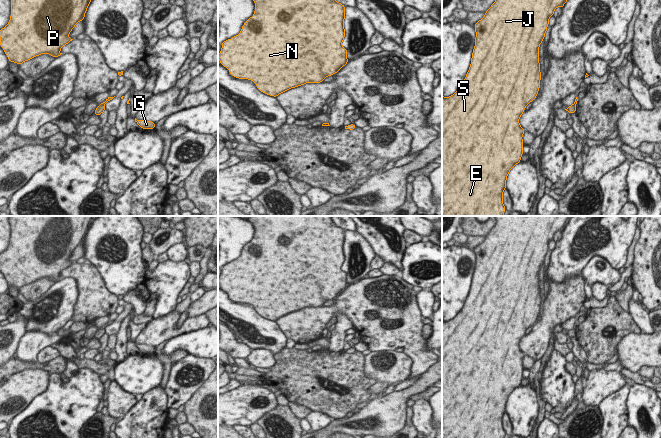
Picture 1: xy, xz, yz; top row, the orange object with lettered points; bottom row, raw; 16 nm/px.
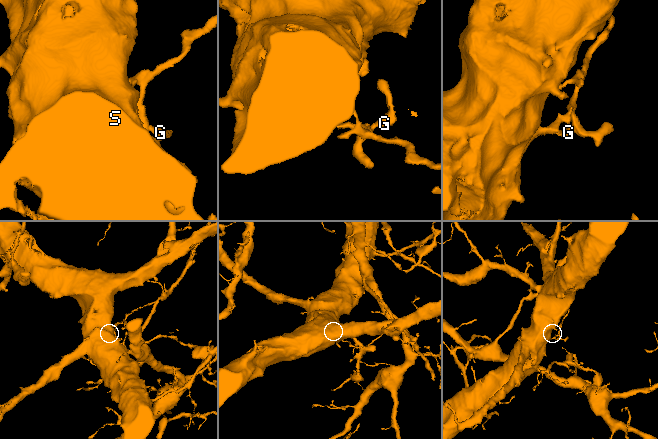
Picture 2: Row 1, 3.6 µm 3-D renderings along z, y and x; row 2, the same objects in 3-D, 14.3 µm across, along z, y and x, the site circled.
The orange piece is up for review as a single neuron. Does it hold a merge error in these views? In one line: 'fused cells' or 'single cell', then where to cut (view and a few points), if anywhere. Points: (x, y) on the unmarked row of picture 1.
fused cells | xy (104, 328), (99, 329)

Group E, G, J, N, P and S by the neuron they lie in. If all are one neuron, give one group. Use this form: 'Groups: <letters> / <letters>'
Groups: E J N P S / G.

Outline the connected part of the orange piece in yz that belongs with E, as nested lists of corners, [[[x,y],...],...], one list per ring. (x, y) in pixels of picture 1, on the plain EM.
[[[495,216],[496,224],[475,249],[475,270],[471,288],[462,310],[451,320],[442,320],[442,438],[504,438],[503,415],[510,394],[521,385],[523,378],[522,360],[525,354],[519,343],[526,330],[533,326],[540,313],[539,271],[544,264],[549,242],[557,231],[563,232],[572,216]]]

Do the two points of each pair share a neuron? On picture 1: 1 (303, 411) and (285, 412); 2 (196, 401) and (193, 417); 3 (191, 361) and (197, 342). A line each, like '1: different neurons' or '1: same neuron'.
1: different neurons
2: same neuron
3: different neurons

